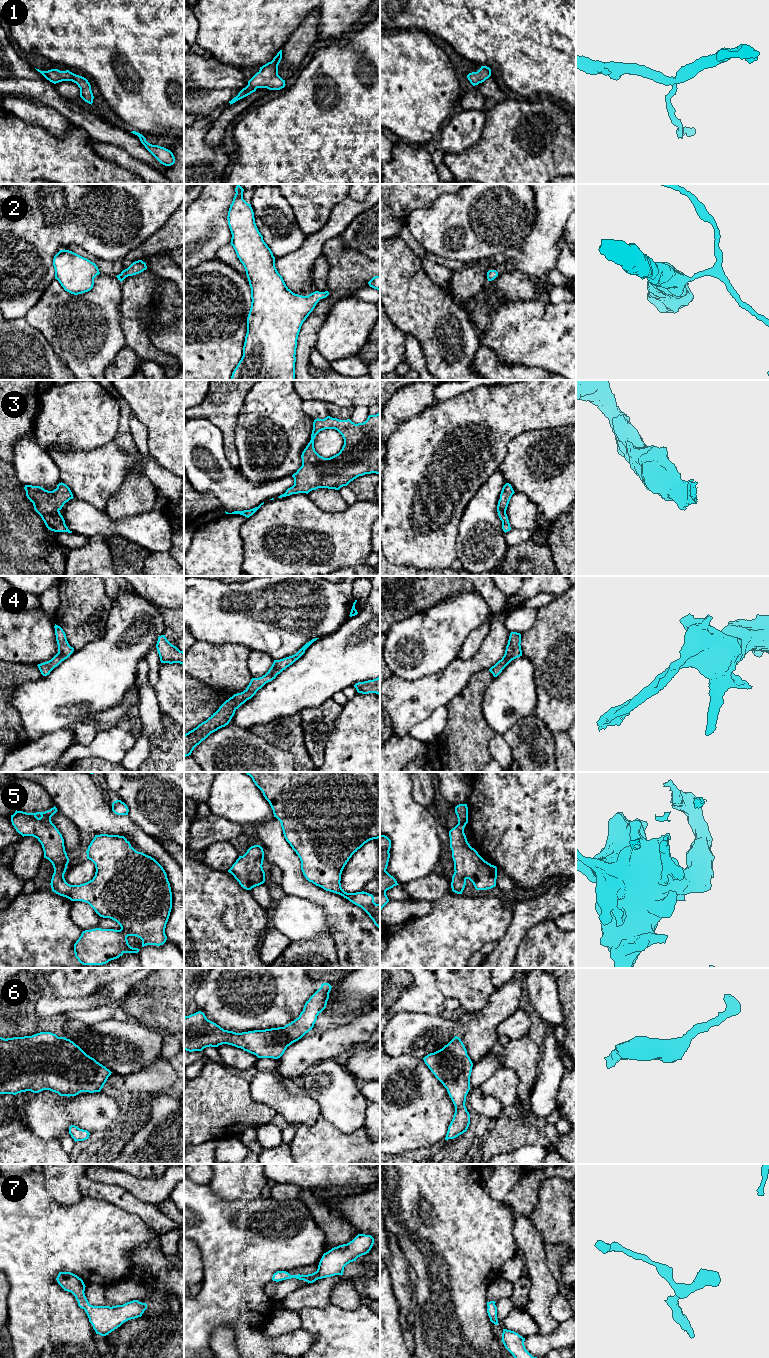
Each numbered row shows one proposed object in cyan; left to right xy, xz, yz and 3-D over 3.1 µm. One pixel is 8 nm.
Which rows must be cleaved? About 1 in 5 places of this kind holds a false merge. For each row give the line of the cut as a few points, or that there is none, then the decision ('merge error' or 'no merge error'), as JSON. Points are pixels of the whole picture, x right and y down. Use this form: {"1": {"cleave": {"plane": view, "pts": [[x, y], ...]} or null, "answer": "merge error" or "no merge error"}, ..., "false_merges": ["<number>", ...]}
{"1": {"cleave": null, "answer": "no merge error"}, "2": {"cleave": null, "answer": "no merge error"}, "3": {"cleave": null, "answer": "no merge error"}, "4": {"cleave": null, "answer": "no merge error"}, "5": {"cleave": null, "answer": "no merge error"}, "6": {"cleave": null, "answer": "no merge error"}, "7": {"cleave": null, "answer": "no merge error"}, "false_merges": []}

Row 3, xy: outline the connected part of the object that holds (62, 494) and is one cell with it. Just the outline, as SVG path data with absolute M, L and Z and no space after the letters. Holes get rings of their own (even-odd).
M59 483L53 491L32 485L25 485L24 489L27 498L33 503L35 511L41 516L49 530L72 533L60 513L64 504L74 498L66 484Z

